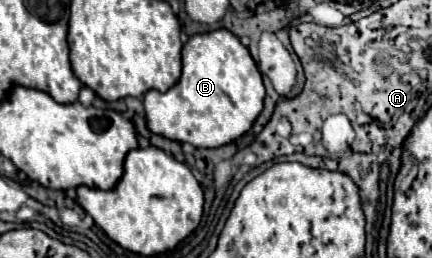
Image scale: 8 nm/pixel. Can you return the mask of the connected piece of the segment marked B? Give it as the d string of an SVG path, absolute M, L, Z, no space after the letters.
M221 28L207 34L191 36L183 46L183 74L179 82L167 92L149 90L143 96L143 106L147 128L153 134L161 134L177 142L187 142L193 144L195 148L217 148L243 136L253 126L255 118L263 110L263 98L265 98L263 80L249 50L239 42L235 34Z

